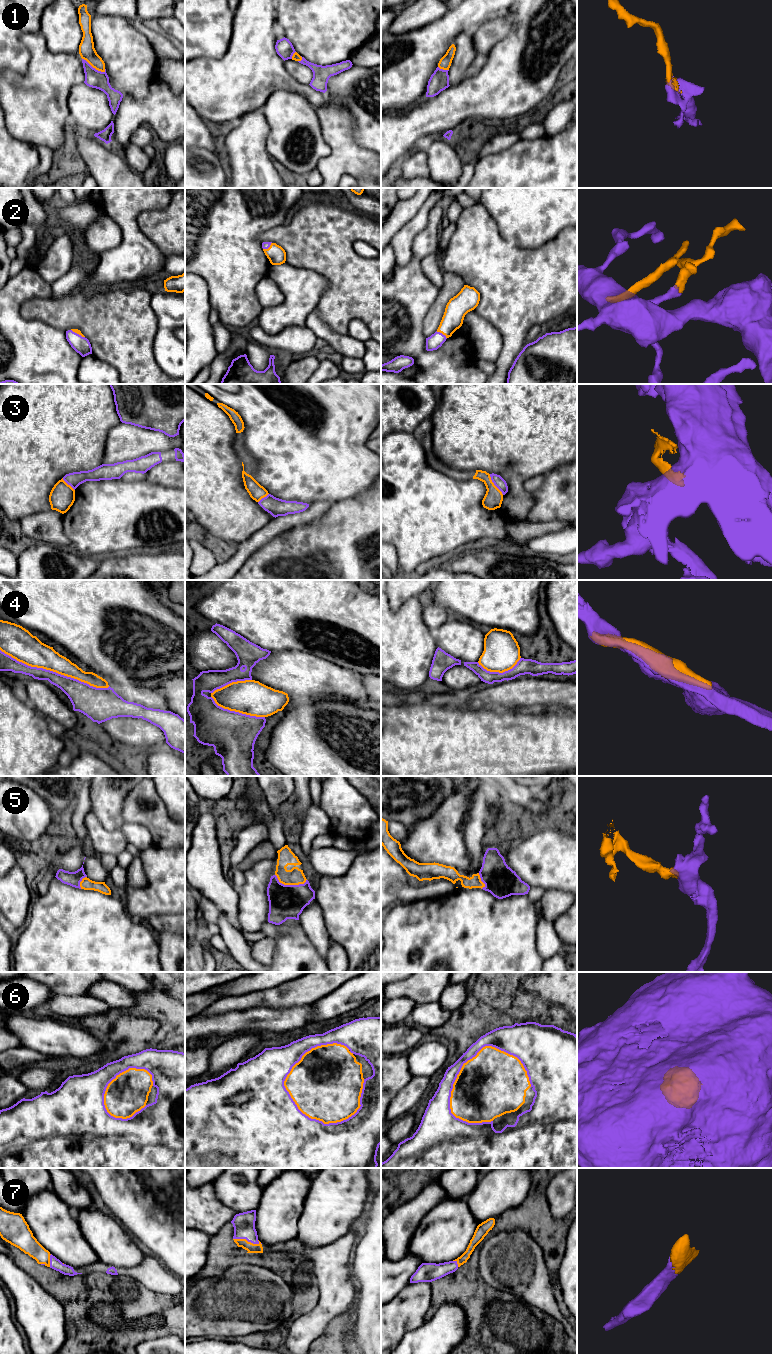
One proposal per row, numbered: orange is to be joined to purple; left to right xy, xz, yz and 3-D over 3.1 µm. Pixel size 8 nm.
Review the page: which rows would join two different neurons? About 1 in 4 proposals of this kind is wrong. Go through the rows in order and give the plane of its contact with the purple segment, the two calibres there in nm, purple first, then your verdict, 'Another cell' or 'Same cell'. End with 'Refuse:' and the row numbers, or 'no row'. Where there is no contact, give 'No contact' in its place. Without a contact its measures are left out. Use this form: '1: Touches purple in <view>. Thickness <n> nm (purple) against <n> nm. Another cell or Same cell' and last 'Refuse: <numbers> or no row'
1: Touches purple in xy. Thickness 140 nm (purple) against 130 nm. Same cell
2: Touches purple in yz. Thickness 120 nm (purple) against 170 nm. Same cell
3: Touches purple in yz. Thickness 90 nm (purple) against 150 nm. Same cell
4: Touches purple in xy. Thickness 180 nm (purple) against 220 nm. Another cell
5: Touches purple in xz. Thickness 280 nm (purple) against 140 nm. Same cell
6: Touches purple in xz. Thickness 400 nm (purple) against 460 nm. Same cell
7: Touches purple in xz. Thickness 180 nm (purple) against 80 nm. Same cell
Refuse: 4

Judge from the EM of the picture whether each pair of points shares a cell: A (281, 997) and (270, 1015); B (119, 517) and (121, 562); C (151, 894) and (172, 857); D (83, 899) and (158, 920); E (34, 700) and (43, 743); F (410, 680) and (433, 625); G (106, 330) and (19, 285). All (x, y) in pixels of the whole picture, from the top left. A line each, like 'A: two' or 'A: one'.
A: two
B: two
C: one
D: two
E: two
F: two
G: two

